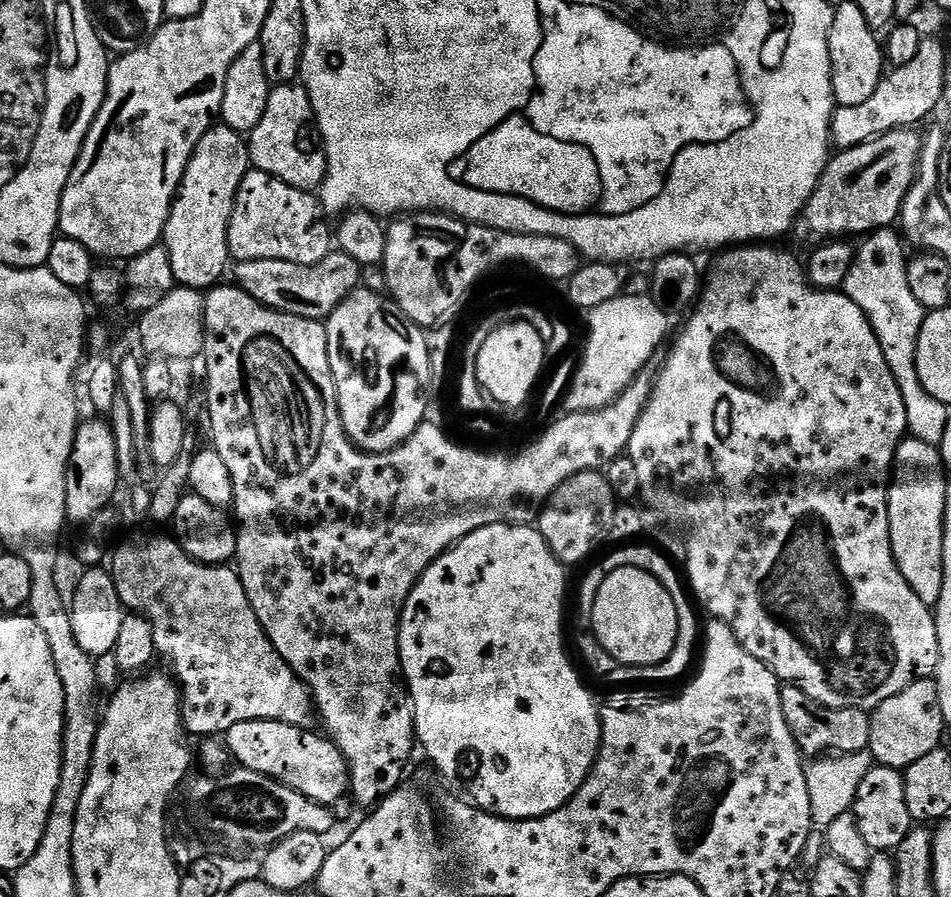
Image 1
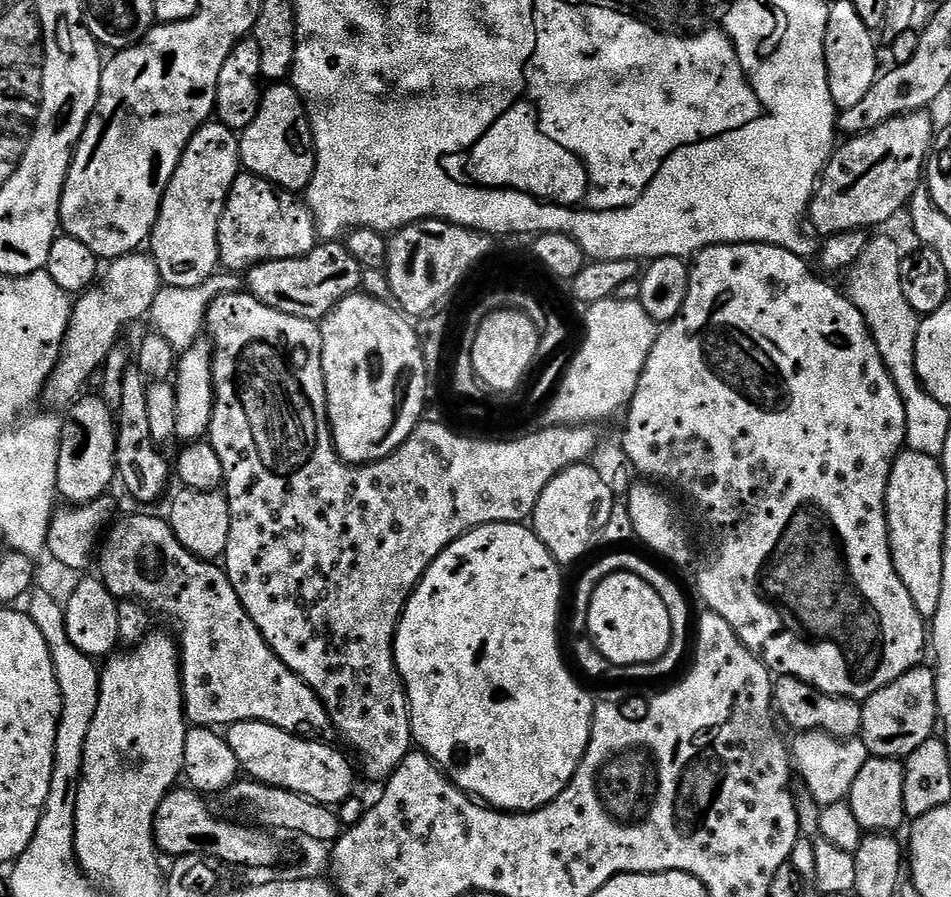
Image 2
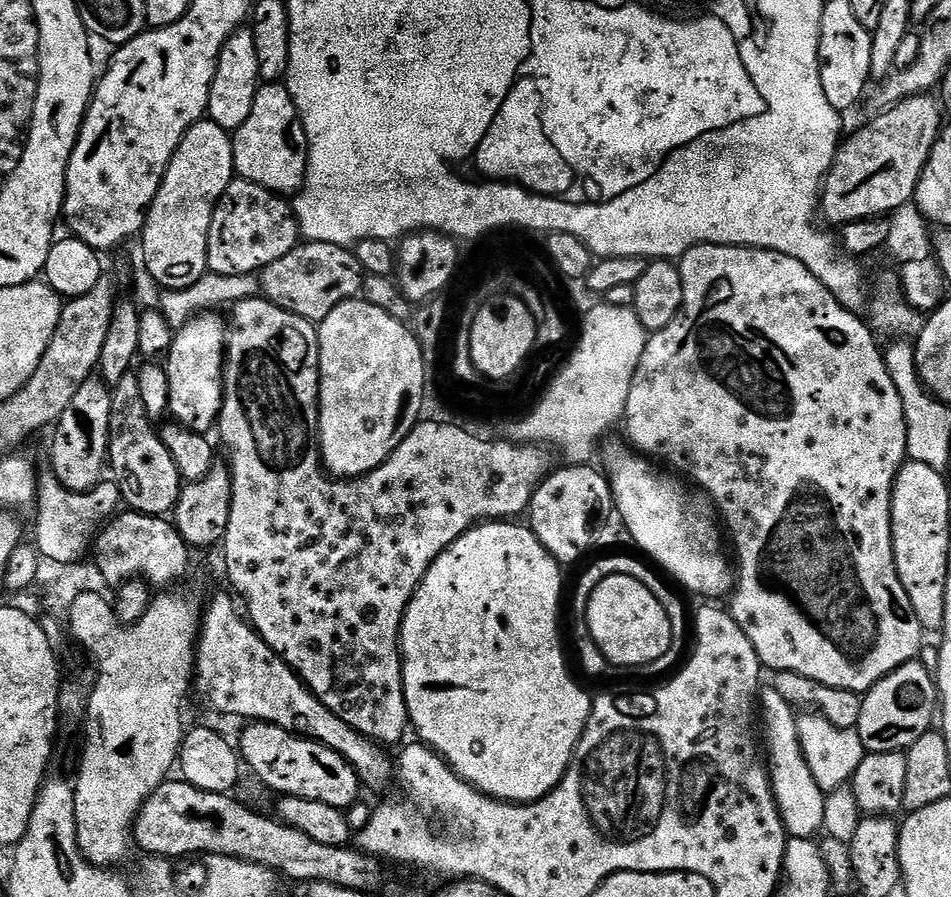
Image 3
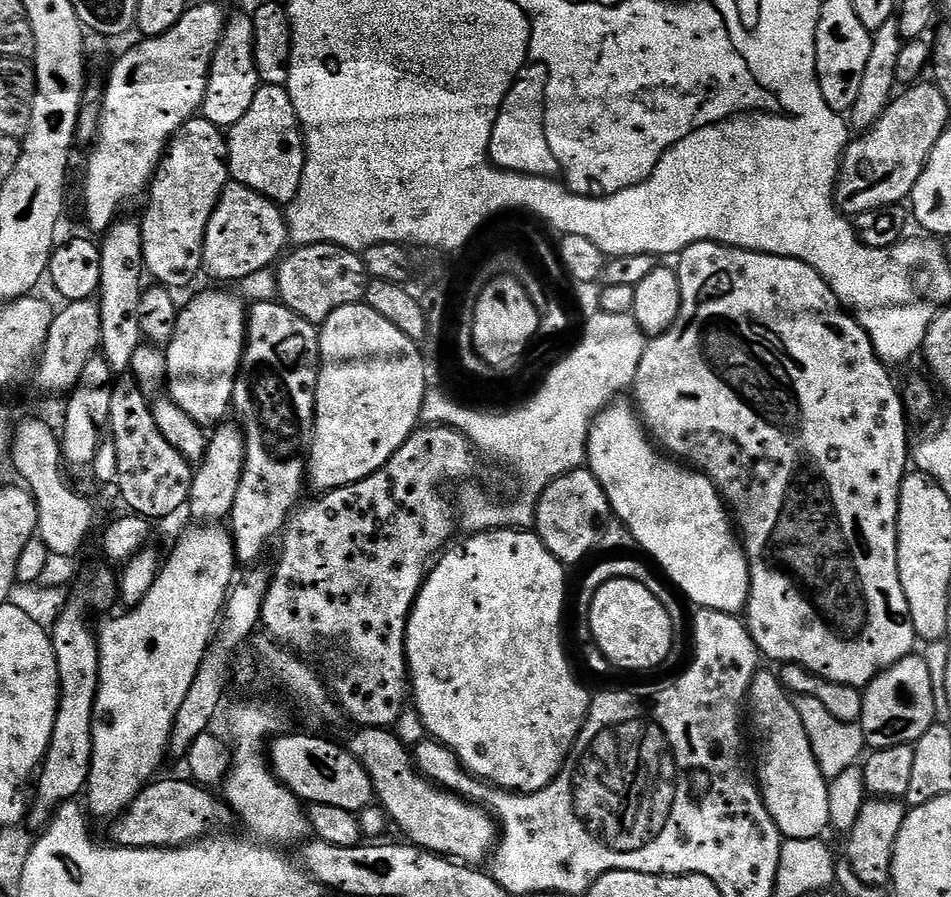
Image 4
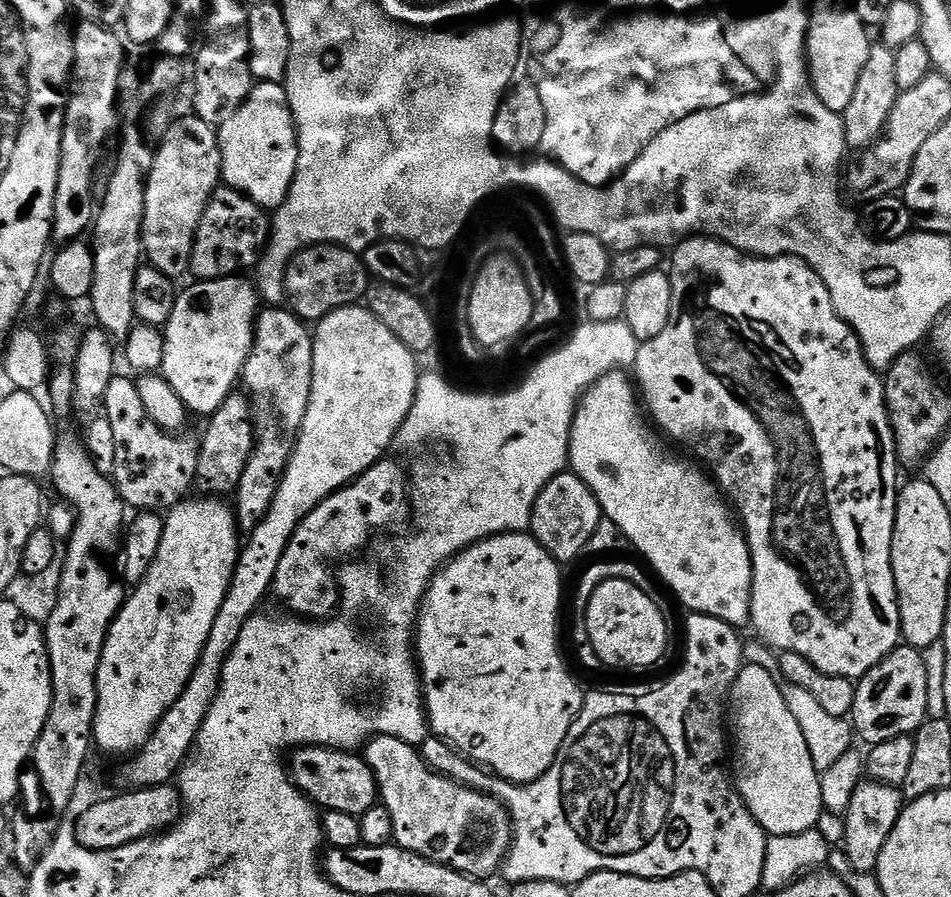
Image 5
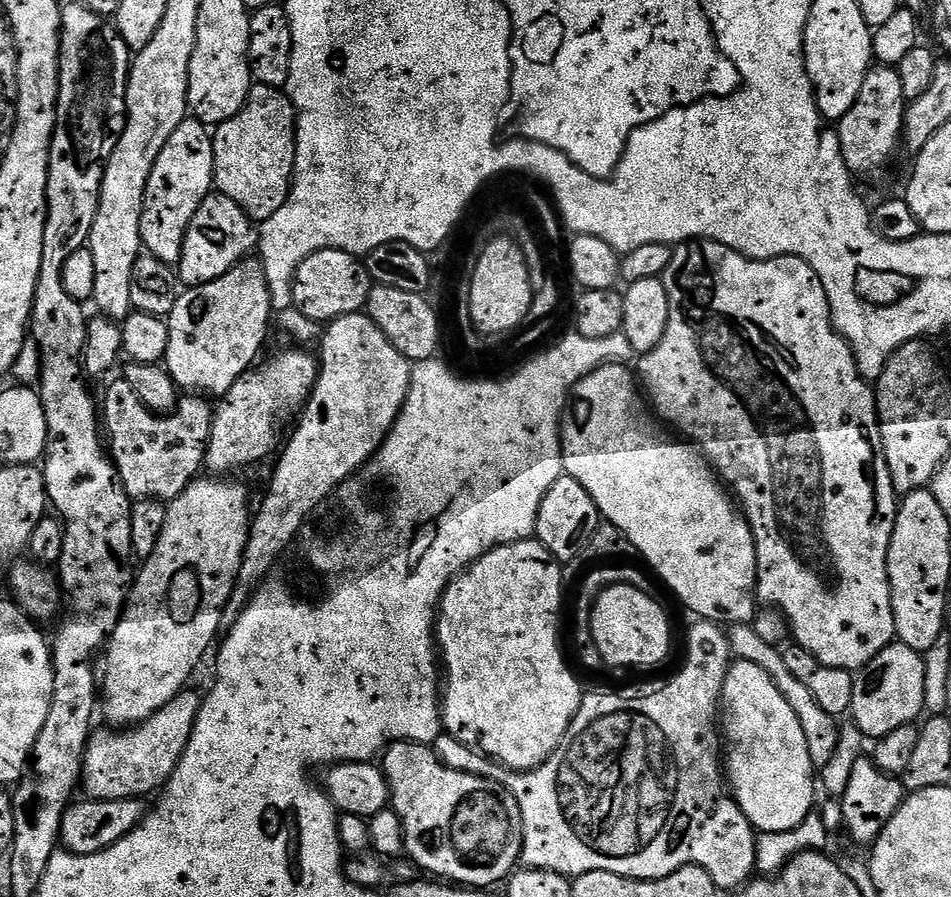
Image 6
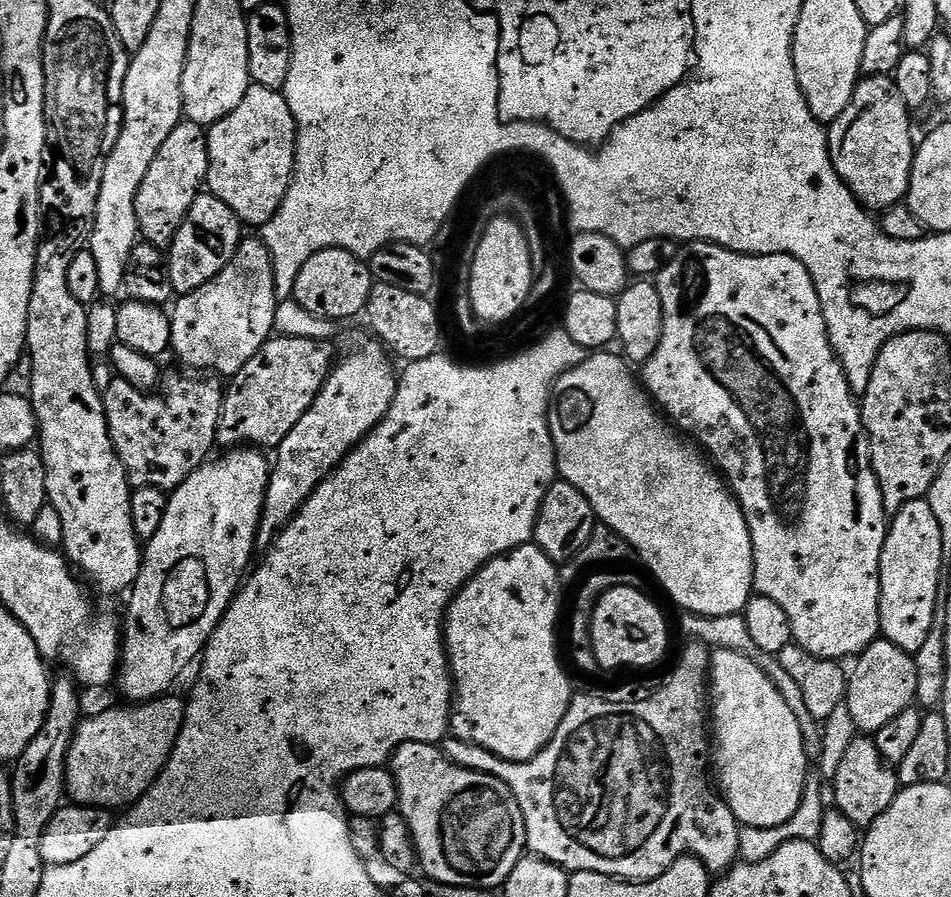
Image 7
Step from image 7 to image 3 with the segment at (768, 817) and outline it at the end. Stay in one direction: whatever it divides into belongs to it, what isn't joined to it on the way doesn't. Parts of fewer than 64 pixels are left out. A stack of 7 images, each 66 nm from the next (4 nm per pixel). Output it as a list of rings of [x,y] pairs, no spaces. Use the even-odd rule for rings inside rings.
[[[768,686],[758,697],[762,709],[762,728],[768,731],[766,760],[768,775],[772,781],[772,796],[776,799],[776,809],[784,823],[789,837],[794,840],[810,840],[821,835],[824,826],[824,798],[826,793],[819,788],[807,765],[802,746],[799,744],[797,713],[778,694]]]

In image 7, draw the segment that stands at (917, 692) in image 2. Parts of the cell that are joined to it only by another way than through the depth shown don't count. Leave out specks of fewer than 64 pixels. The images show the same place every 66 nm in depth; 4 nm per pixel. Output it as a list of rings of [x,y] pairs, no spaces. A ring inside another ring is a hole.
[[[878,638],[866,651],[860,653],[855,664],[856,669],[851,669],[848,677],[846,703],[850,710],[850,718],[854,718],[861,733],[874,734],[882,730],[882,726],[894,722],[898,714],[916,704],[918,670],[913,653],[903,652],[889,640]]]

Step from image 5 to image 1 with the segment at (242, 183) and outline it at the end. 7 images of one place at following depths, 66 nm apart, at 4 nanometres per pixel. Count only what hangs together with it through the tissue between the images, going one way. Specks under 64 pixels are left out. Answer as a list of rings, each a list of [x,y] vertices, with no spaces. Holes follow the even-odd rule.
[[[303,83],[275,85],[268,93],[266,114],[247,137],[248,158],[257,172],[265,172],[303,192],[315,193],[328,172],[328,159],[318,150],[312,103]]]

